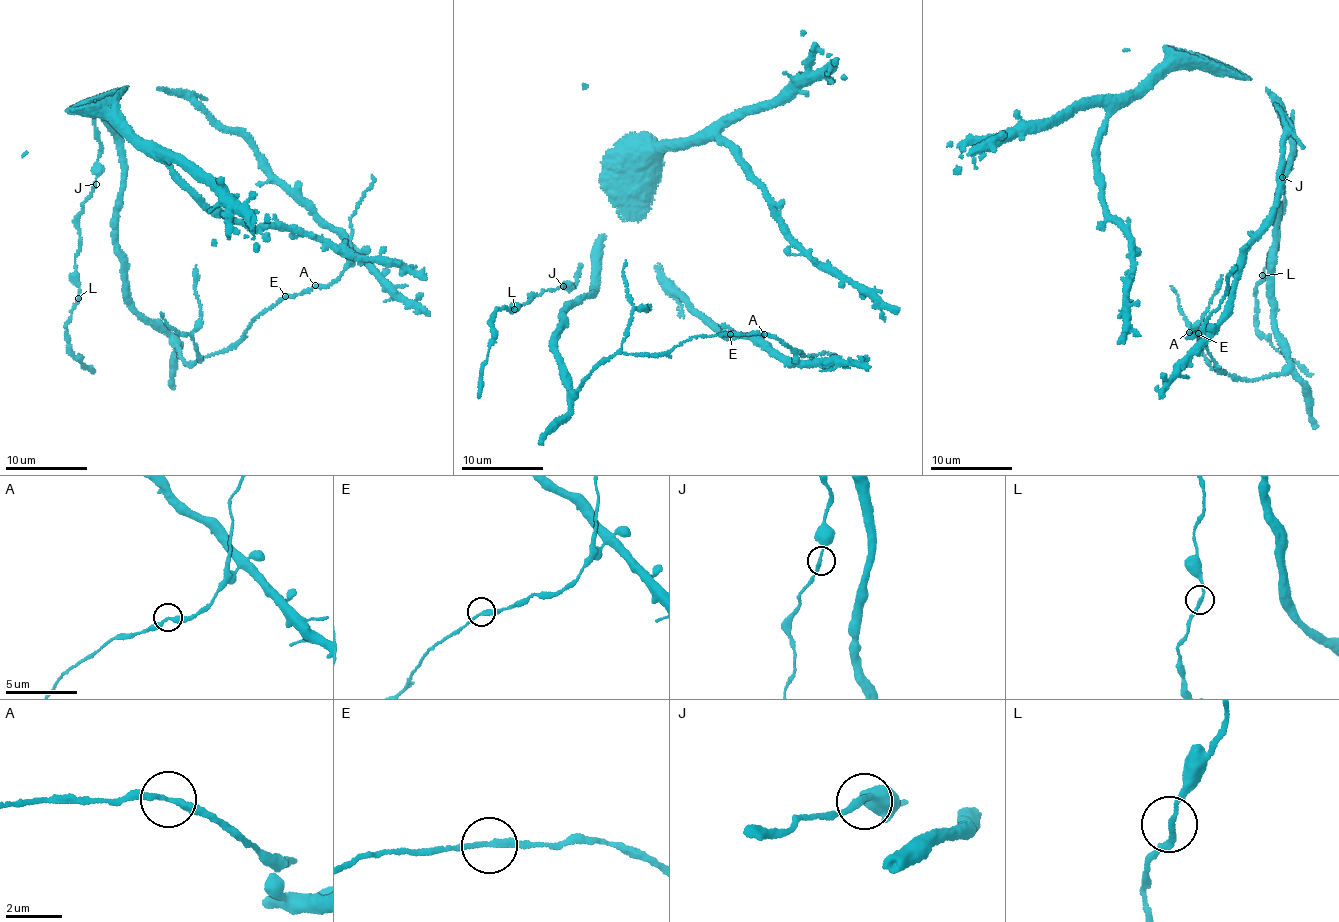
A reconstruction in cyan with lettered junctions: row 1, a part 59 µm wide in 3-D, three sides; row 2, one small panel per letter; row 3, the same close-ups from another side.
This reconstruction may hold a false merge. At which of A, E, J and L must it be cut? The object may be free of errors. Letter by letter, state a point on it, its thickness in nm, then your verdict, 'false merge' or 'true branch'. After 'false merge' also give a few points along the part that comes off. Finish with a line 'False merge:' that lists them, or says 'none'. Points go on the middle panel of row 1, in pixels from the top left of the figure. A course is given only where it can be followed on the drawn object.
A: at (764, 334); 240 nm thick; true branch
E: at (730, 334); 220 nm thick; true branch
J: at (563, 286); 200 nm thick; true branch
L: at (514, 309); 180 nm thick; true branch
False merge: none

